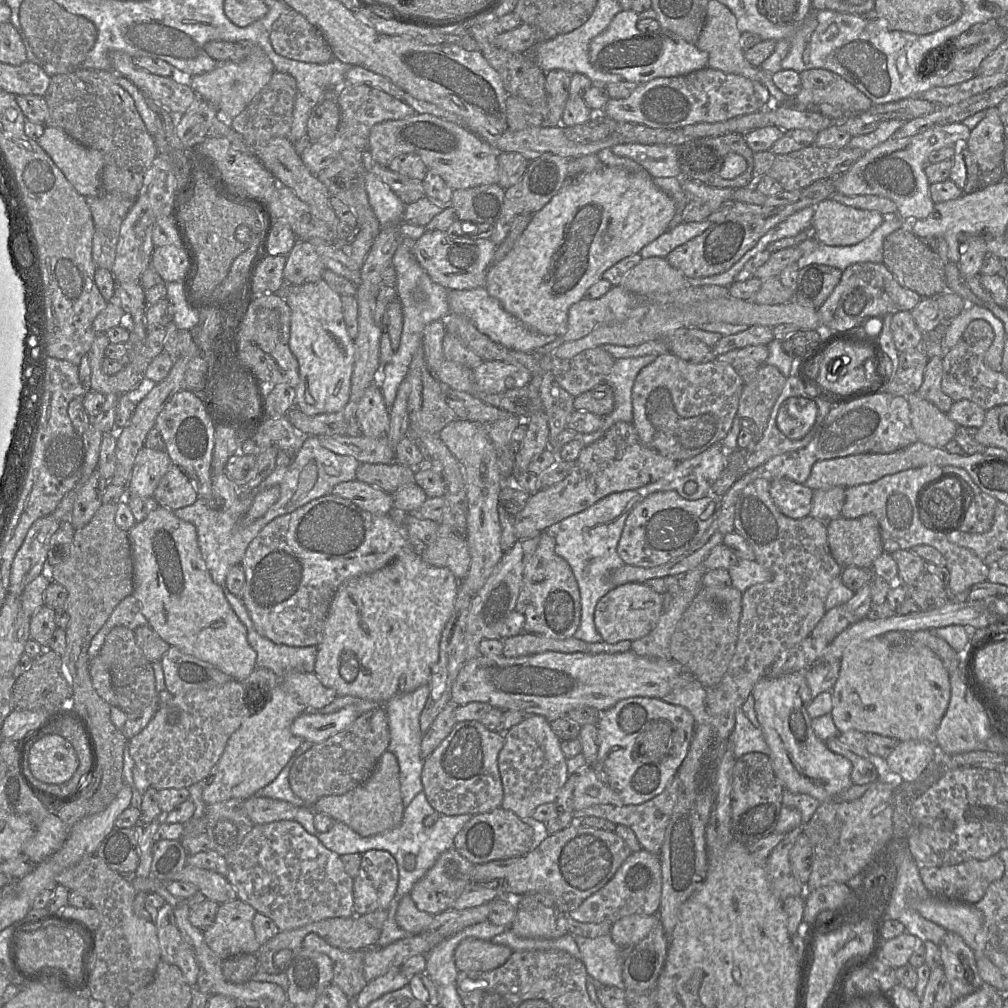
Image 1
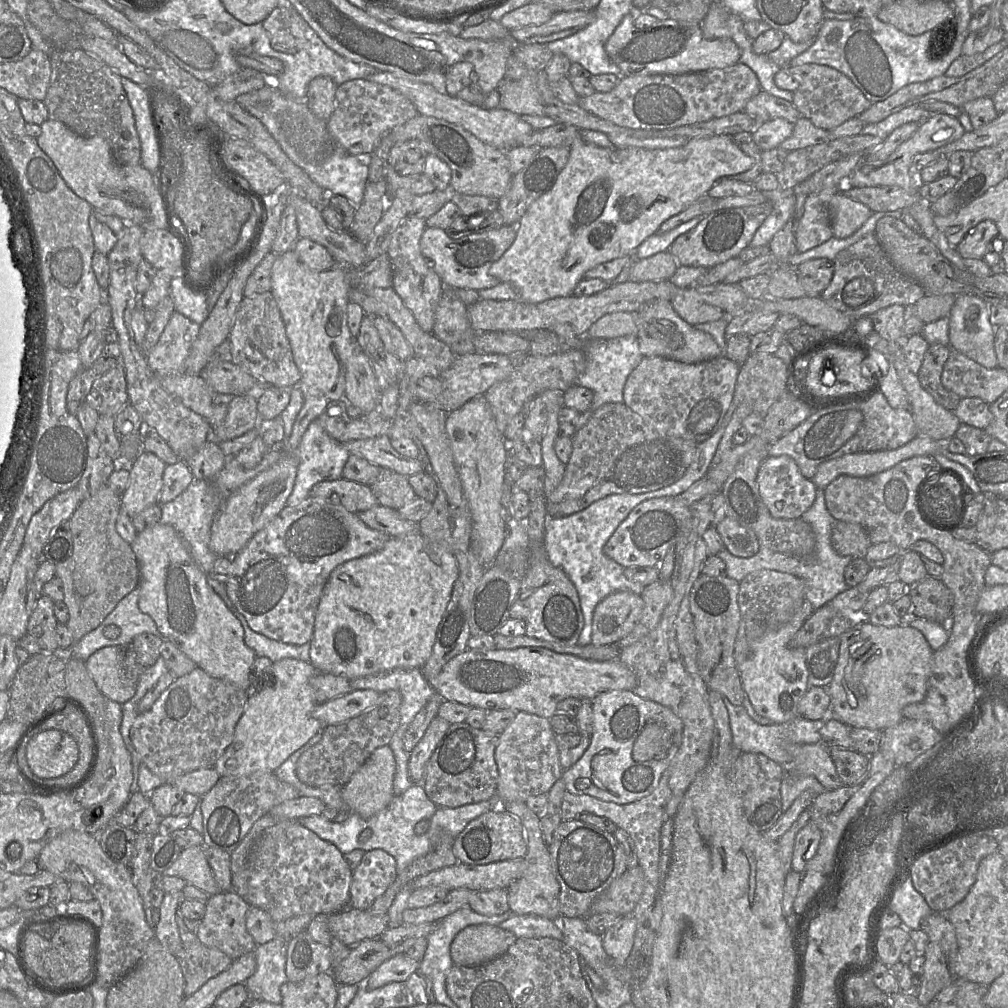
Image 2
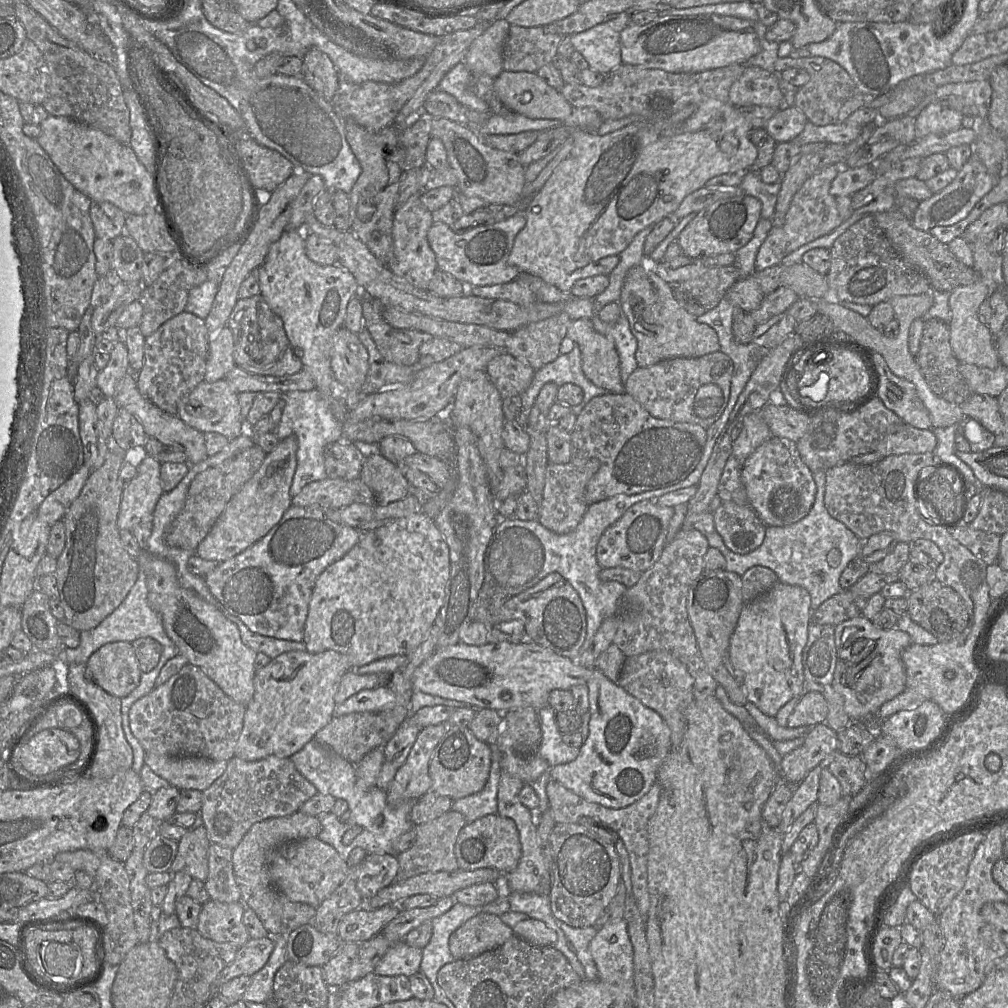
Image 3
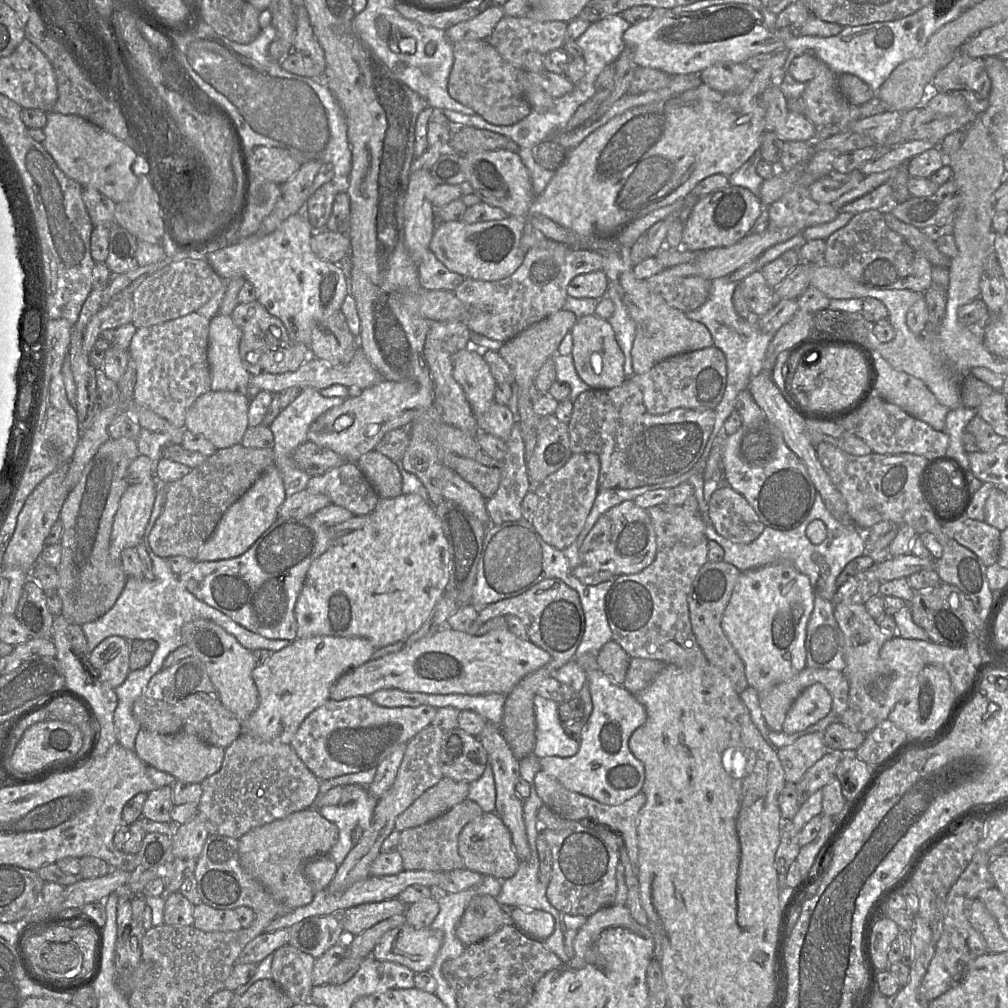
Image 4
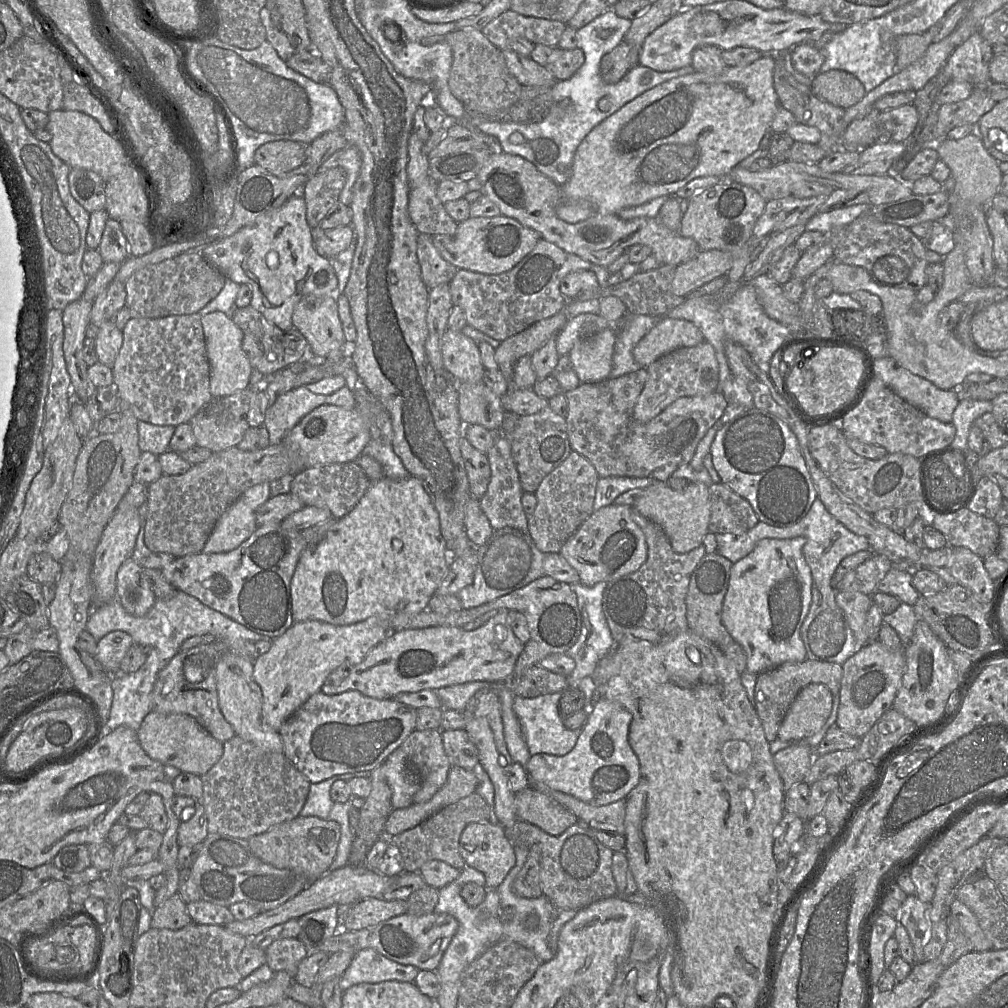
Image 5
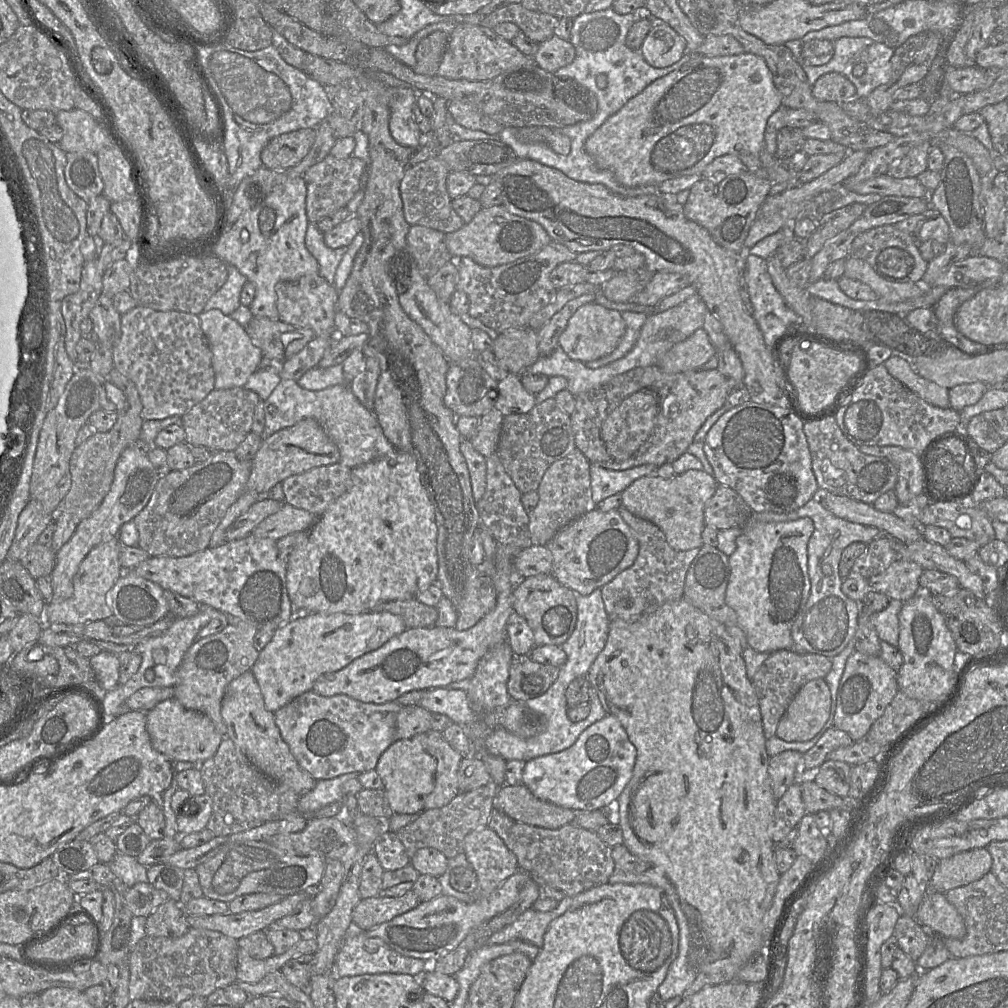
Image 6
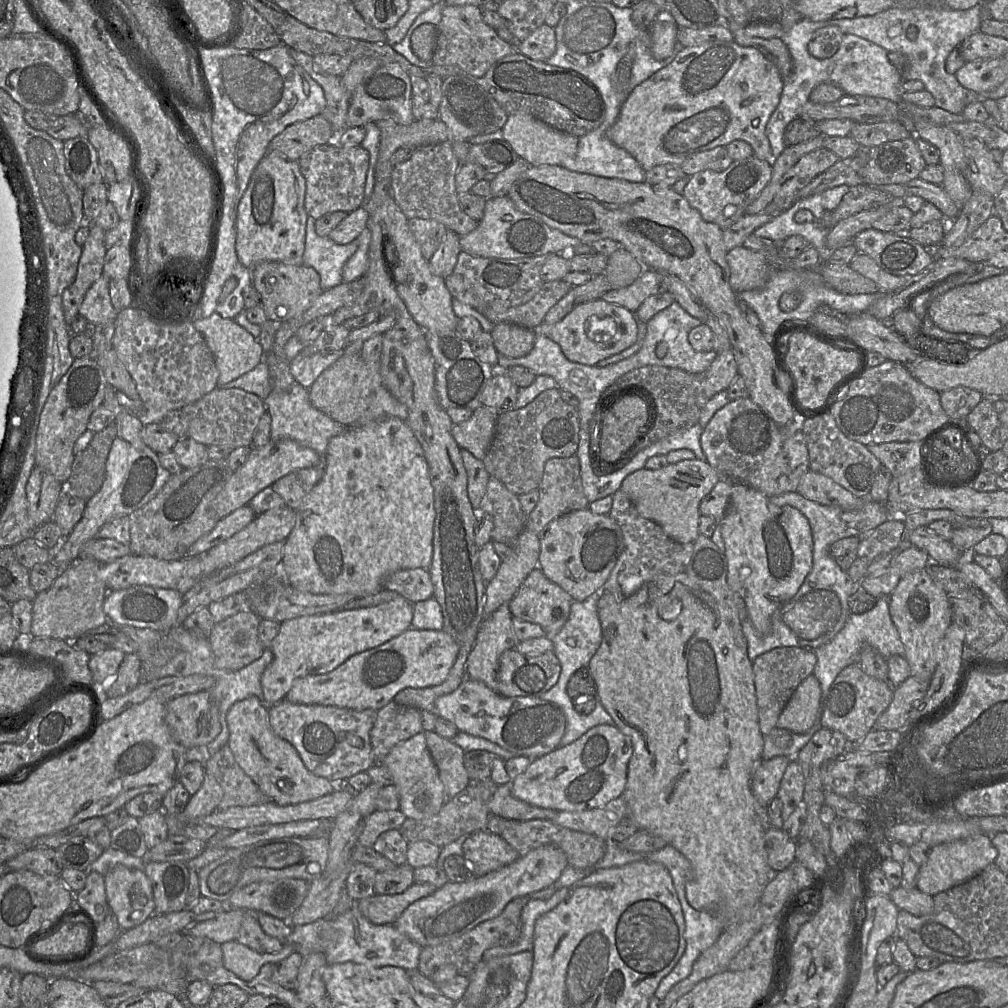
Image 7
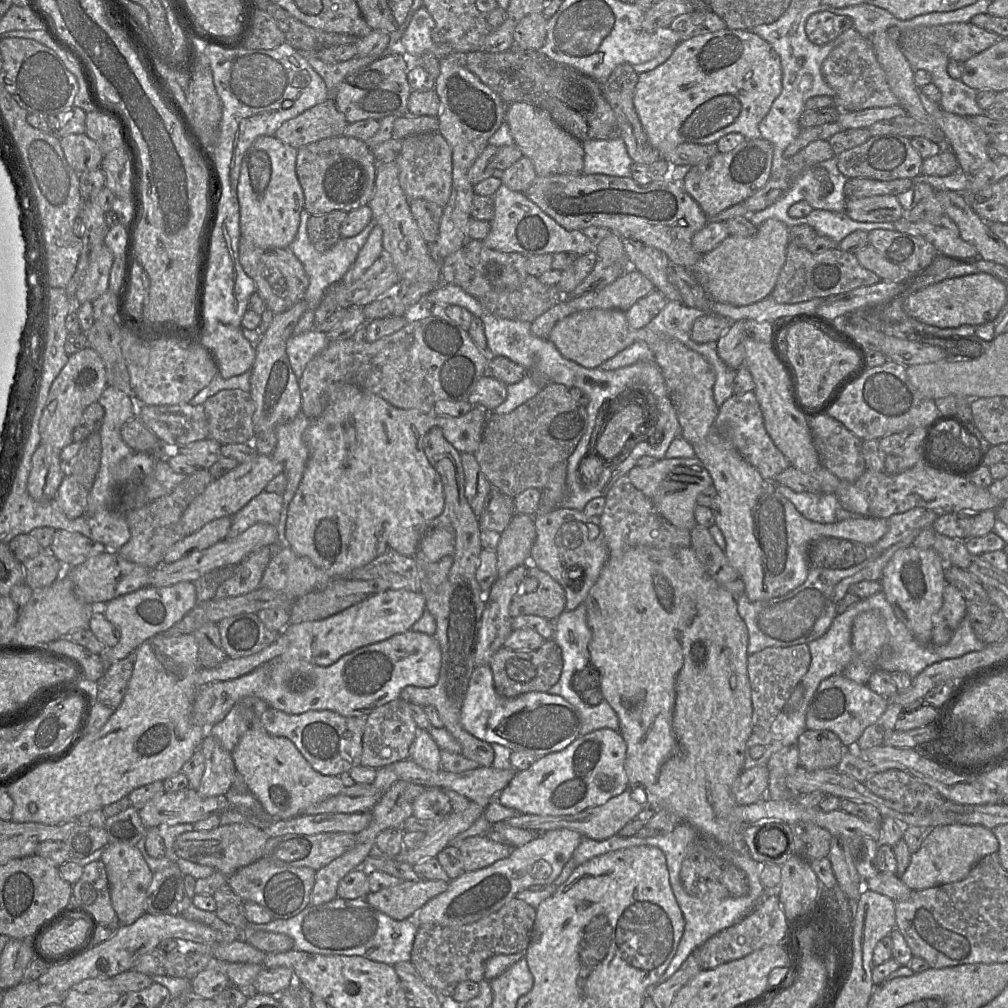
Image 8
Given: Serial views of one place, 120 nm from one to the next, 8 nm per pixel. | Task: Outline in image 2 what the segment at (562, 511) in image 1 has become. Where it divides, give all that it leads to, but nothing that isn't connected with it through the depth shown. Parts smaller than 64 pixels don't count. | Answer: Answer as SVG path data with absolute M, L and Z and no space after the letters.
M607 403L592 412L588 422L572 437L573 450L568 464L566 465L566 470L564 477L558 487L546 497L546 511L548 517L565 517L570 516L574 513L582 511L589 507L594 502L605 498L613 494L643 494L647 492L656 491L672 485L679 479L683 477L687 468L692 463L698 443L693 440L686 440L678 437L670 437L666 434L660 434L657 430L650 427L643 418L628 408L624 403Z

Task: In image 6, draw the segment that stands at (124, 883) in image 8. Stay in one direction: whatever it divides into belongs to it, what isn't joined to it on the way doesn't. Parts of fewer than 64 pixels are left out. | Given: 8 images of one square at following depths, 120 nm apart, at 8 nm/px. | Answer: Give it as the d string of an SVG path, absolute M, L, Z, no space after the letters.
M138 882L125 893L125 904L133 916L147 917L168 899L165 891L156 889L148 882Z

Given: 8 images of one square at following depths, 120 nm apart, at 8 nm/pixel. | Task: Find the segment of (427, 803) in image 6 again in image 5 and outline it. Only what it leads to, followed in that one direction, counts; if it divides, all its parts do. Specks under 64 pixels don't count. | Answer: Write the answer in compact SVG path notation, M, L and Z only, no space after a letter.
M440 729L415 730L401 745L422 778L421 788L413 797L414 803L430 800L447 781L451 763L444 750L441 733Z

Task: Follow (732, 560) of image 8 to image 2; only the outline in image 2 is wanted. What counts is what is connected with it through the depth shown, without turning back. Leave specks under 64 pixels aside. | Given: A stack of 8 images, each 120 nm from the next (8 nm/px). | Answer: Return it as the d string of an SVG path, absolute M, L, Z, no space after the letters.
M805 599L789 621L768 630L752 643L749 656L739 666L743 689L755 711L773 724L786 723L798 717L798 704L809 689L806 648L790 648L789 642L813 612L811 602Z

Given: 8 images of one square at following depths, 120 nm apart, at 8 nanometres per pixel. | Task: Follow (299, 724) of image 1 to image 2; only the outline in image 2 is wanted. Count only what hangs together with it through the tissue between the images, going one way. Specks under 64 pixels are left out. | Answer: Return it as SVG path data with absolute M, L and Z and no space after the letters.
M373 689L354 690L344 696L318 704L312 711L312 716L324 727L339 724L372 708L380 695L380 692Z

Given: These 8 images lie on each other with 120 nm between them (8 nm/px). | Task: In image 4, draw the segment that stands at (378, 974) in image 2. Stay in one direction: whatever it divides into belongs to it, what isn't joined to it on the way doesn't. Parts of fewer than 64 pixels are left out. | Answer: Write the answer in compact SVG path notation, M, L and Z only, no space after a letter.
M404 923L388 931L374 947L371 955L379 961L401 964L415 973L429 971L443 938L444 933L439 929L416 929Z

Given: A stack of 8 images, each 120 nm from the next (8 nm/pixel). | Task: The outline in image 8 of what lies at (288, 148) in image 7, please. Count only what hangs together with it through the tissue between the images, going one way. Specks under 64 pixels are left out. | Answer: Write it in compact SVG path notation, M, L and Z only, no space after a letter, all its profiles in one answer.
M326 99L297 117L285 121L274 136L299 149L318 140L343 135L348 124L335 101Z

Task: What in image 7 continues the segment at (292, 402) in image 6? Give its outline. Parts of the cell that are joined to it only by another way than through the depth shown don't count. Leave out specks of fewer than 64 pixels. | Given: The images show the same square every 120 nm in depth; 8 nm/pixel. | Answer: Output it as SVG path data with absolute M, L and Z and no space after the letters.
M297 381L287 390L272 390L264 400L264 405L271 416L271 440L295 440L315 450L324 463L330 439L348 429L346 425L315 408L310 402L309 389L304 388Z

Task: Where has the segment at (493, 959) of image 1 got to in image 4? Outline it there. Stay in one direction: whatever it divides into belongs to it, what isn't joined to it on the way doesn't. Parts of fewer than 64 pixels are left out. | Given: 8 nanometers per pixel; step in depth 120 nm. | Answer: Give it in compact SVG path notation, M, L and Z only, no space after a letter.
M475 895L458 923L456 936L467 947L482 941L506 924L512 924L507 907L502 907L490 895Z

